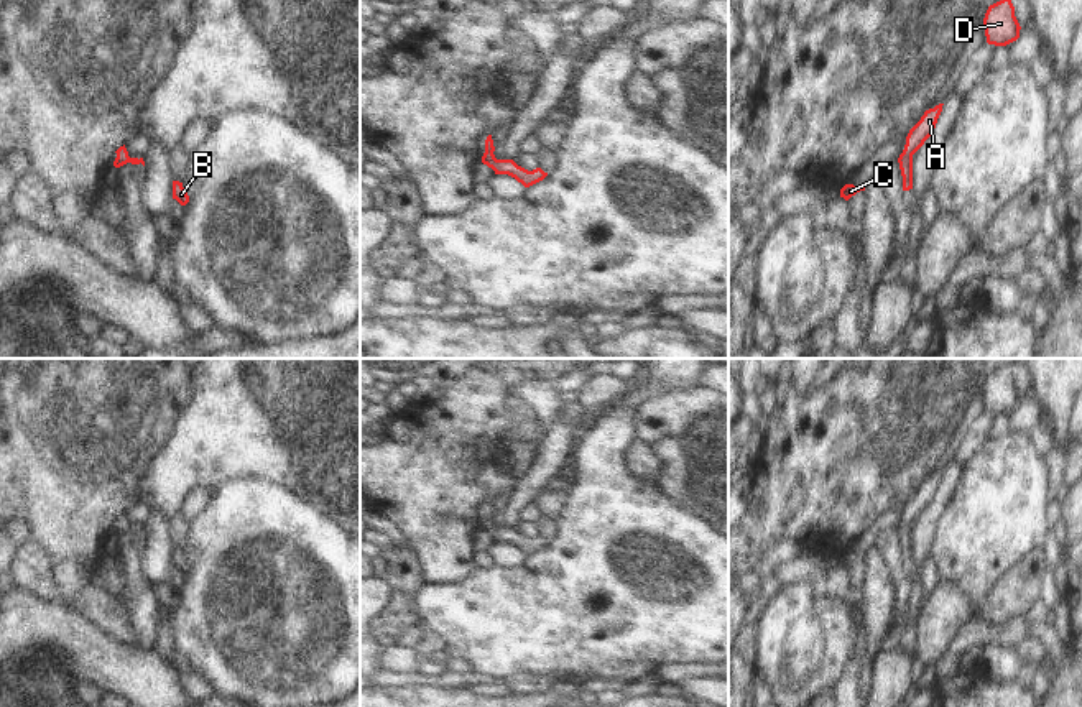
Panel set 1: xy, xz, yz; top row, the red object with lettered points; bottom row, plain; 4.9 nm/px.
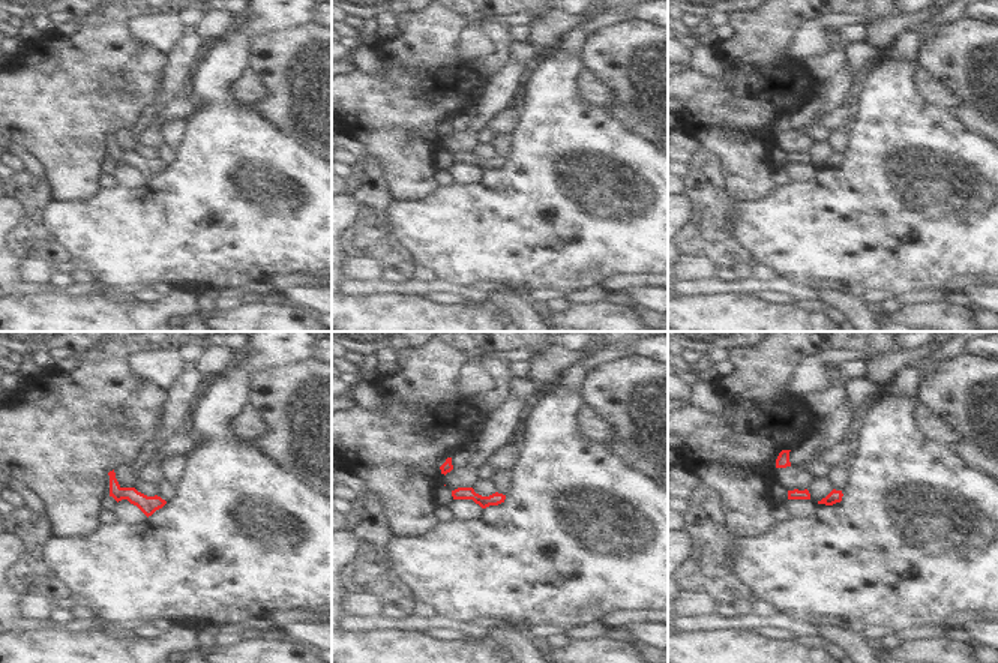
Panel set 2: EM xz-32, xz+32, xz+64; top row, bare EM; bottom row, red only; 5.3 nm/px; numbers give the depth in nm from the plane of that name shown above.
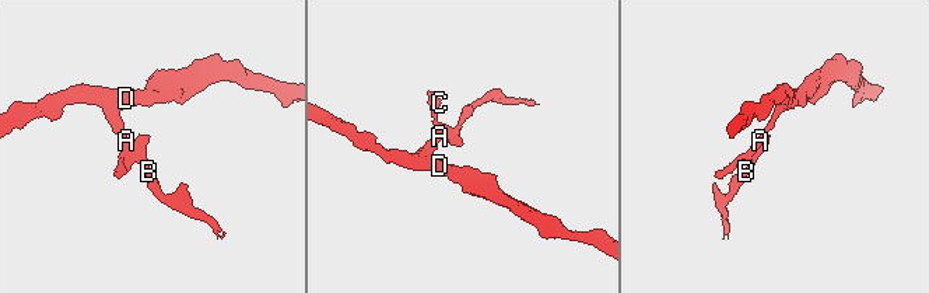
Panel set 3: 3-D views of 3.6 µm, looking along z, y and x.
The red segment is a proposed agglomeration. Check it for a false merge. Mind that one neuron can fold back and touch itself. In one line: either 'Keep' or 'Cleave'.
Cleave.

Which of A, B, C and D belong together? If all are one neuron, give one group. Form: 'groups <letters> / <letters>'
groups A C D / B

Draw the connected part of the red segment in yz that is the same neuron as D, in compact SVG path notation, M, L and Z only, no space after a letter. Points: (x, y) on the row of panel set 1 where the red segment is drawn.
M1000 0L988 7L985 18L985 36L988 44L1006 46L1020 38L1020 23L1015 16L1011 0Z

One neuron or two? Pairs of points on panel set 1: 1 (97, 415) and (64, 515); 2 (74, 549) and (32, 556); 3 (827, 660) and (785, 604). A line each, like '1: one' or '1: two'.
1: one
2: two
3: one

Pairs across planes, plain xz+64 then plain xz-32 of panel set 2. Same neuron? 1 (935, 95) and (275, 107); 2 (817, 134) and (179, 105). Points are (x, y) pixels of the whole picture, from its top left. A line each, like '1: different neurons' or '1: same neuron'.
1: different neurons
2: same neuron

